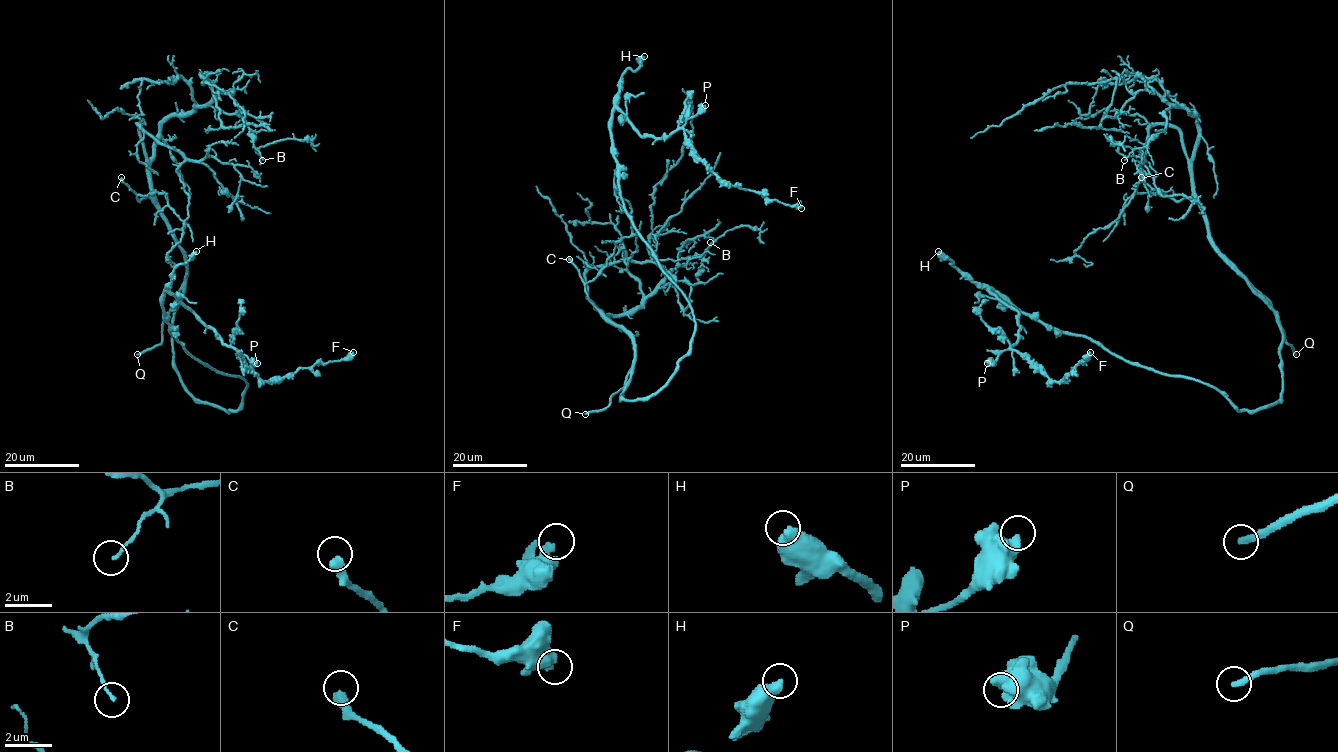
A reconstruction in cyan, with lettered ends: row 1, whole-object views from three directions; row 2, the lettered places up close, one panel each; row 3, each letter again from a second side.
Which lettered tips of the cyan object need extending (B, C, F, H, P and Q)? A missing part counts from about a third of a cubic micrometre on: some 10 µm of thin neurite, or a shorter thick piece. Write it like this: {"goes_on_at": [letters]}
{"goes_on_at": ["C", "H", "Q"]}

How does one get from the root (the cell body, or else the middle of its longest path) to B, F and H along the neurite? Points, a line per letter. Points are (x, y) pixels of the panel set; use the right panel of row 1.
B: (1280, 398), (1278, 315), (1214, 244), (1193, 191), (1197, 117), (1171, 105), (1163, 114), (1166, 127), (1124, 160)
F: (1280, 398), (1238, 410), (1206, 383), (1047, 329), (990, 292), (1018, 312), (1011, 348), (1052, 381), (1090, 352)
H: (1280, 398), (1238, 410), (1206, 383), (1133, 365), (1084, 337), (1047, 329), (994, 292), (976, 286), (938, 251)

